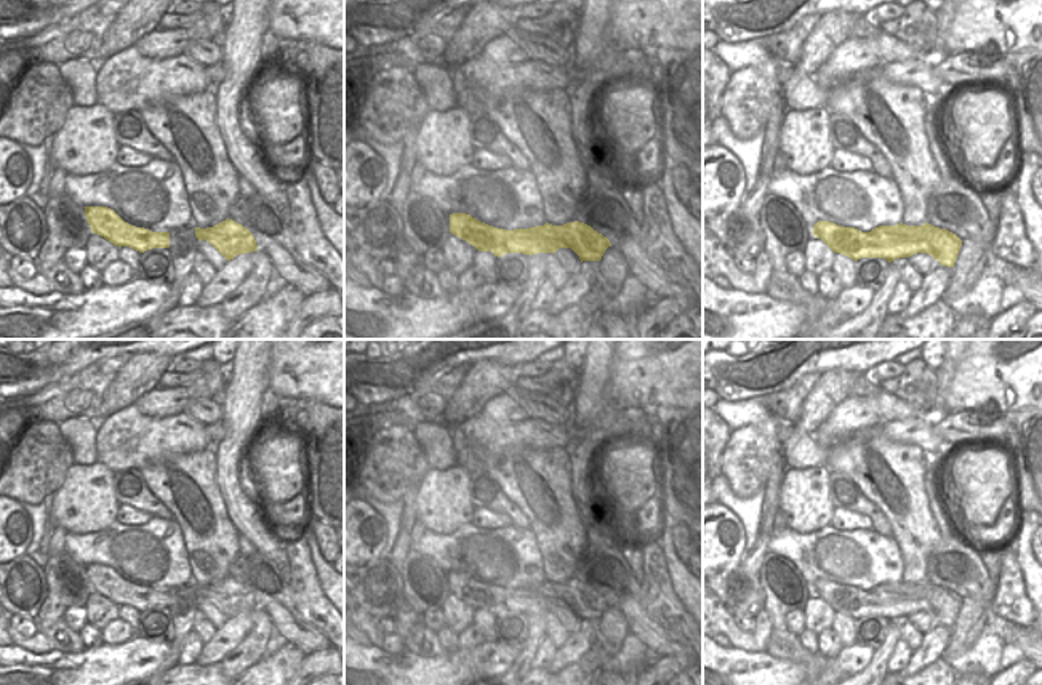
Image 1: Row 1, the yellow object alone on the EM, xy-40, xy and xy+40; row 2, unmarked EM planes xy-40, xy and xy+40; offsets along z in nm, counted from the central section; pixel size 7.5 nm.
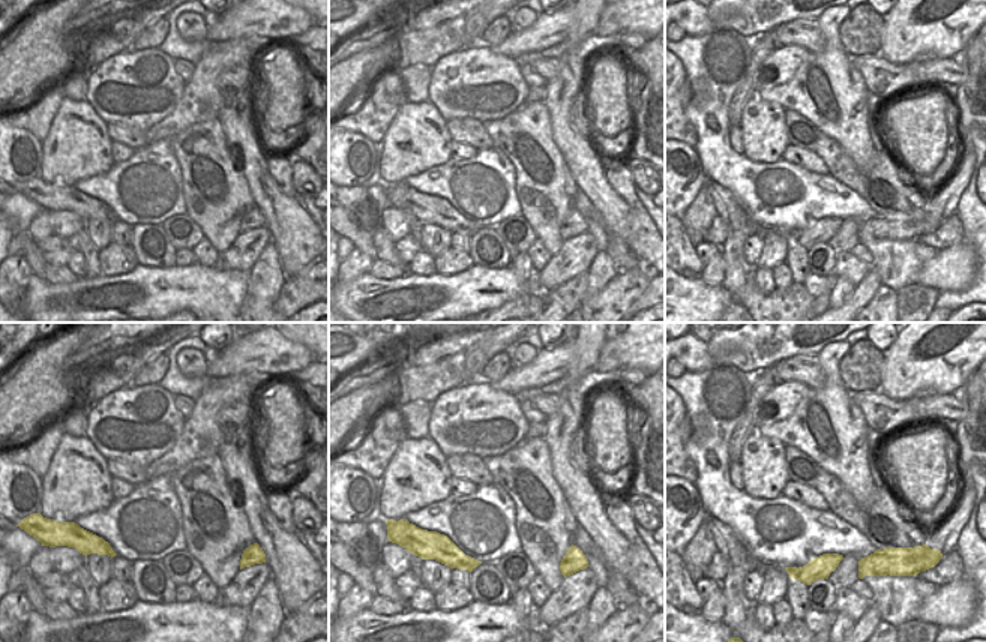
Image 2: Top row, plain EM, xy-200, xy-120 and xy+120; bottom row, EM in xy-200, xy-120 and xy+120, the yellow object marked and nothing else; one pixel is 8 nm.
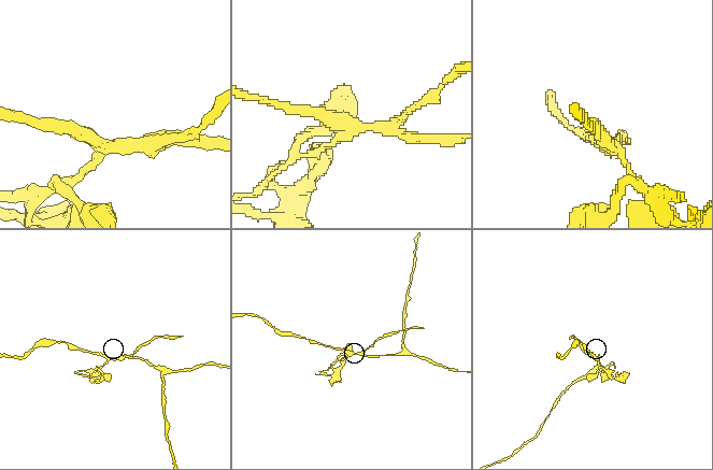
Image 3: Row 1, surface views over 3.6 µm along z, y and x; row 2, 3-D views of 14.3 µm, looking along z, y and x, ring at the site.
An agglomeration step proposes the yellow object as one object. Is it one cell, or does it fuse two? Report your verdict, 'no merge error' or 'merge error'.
merge error

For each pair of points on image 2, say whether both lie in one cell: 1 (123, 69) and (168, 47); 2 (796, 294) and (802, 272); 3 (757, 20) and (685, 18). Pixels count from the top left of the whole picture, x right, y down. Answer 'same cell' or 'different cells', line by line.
1: different cells
2: different cells
3: same cell

